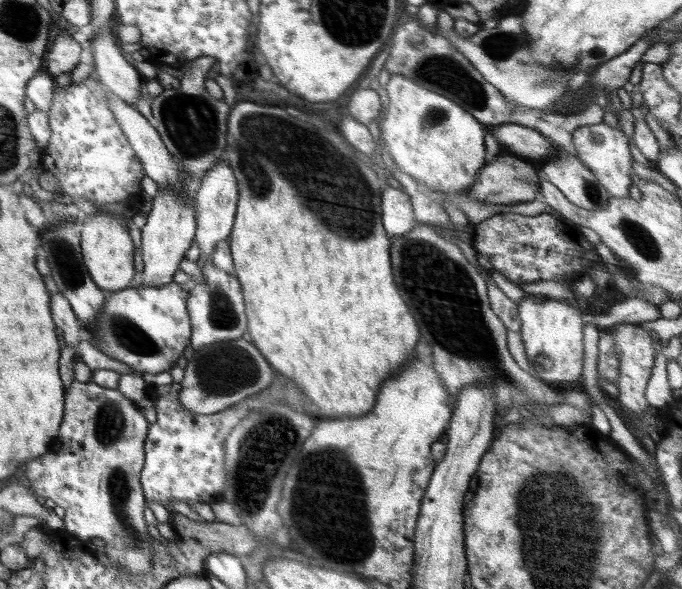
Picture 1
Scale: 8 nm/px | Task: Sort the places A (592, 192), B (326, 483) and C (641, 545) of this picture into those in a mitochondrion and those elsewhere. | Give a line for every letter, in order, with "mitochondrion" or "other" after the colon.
A: mitochondrion
B: mitochondrion
C: other

